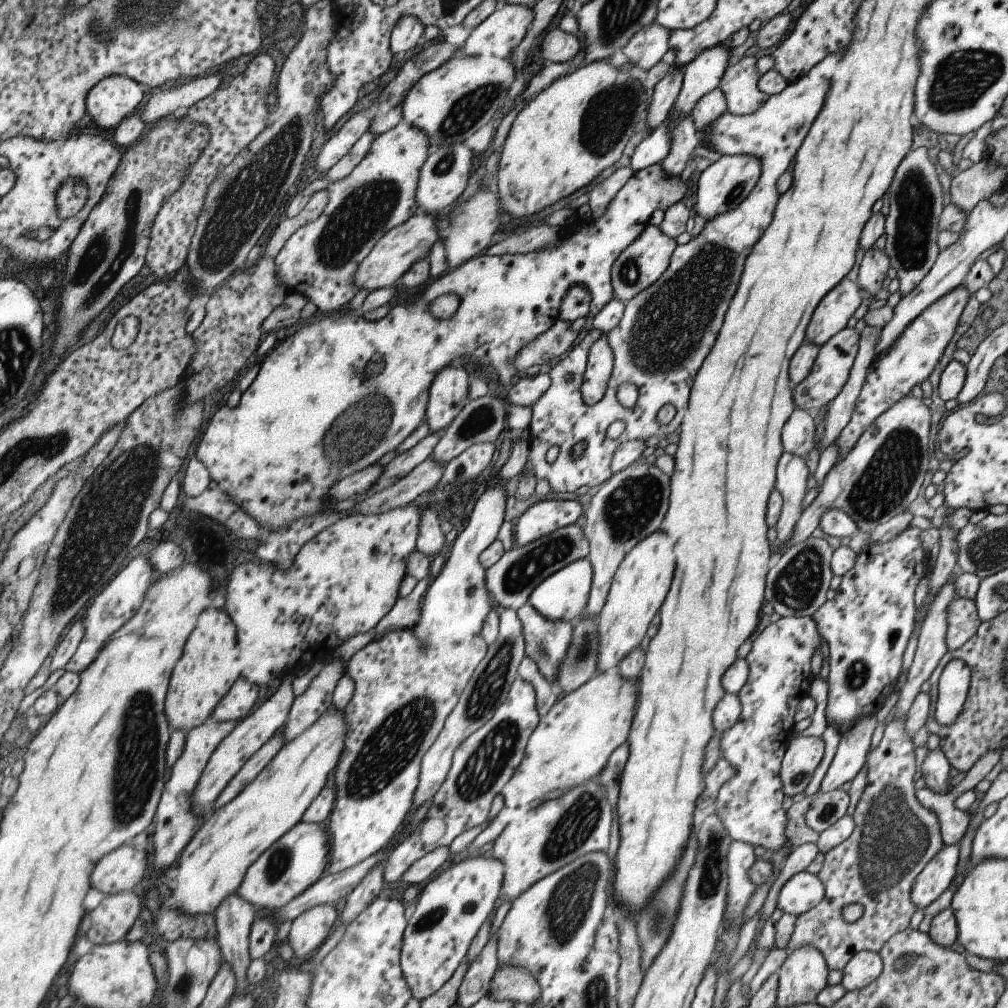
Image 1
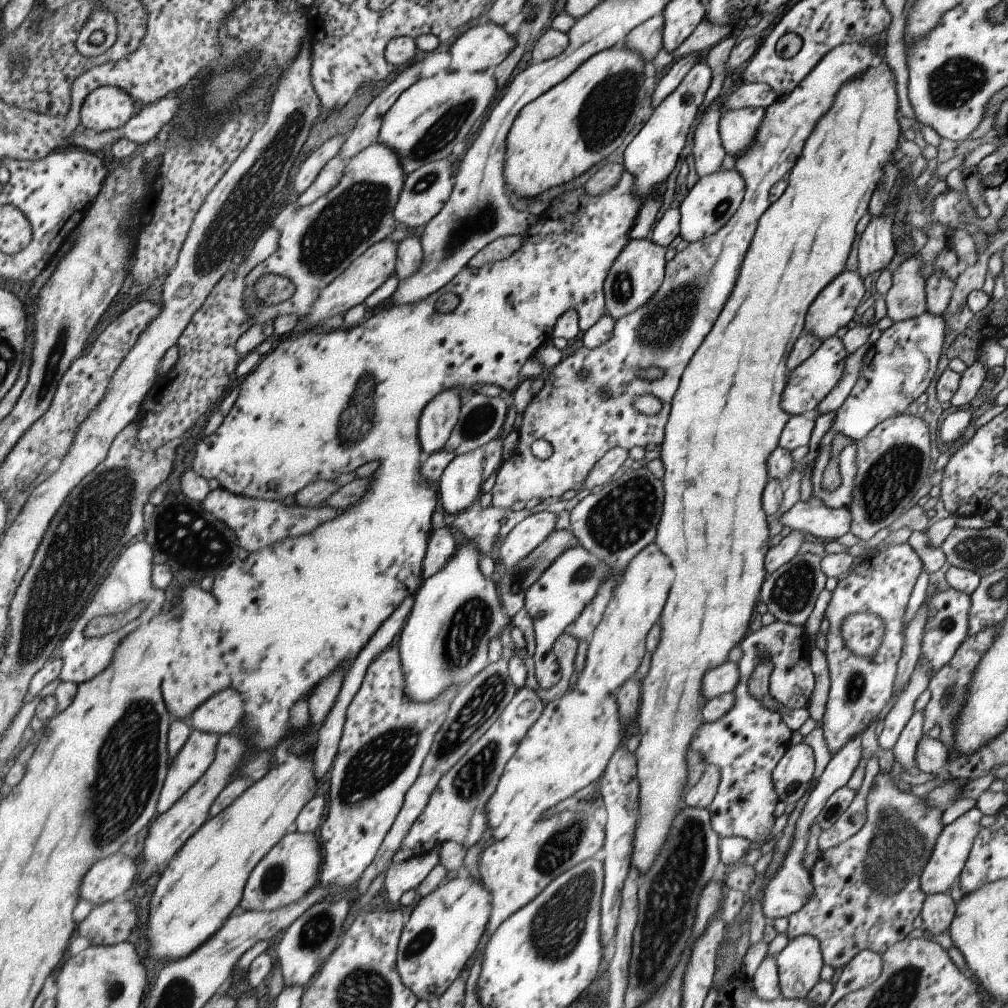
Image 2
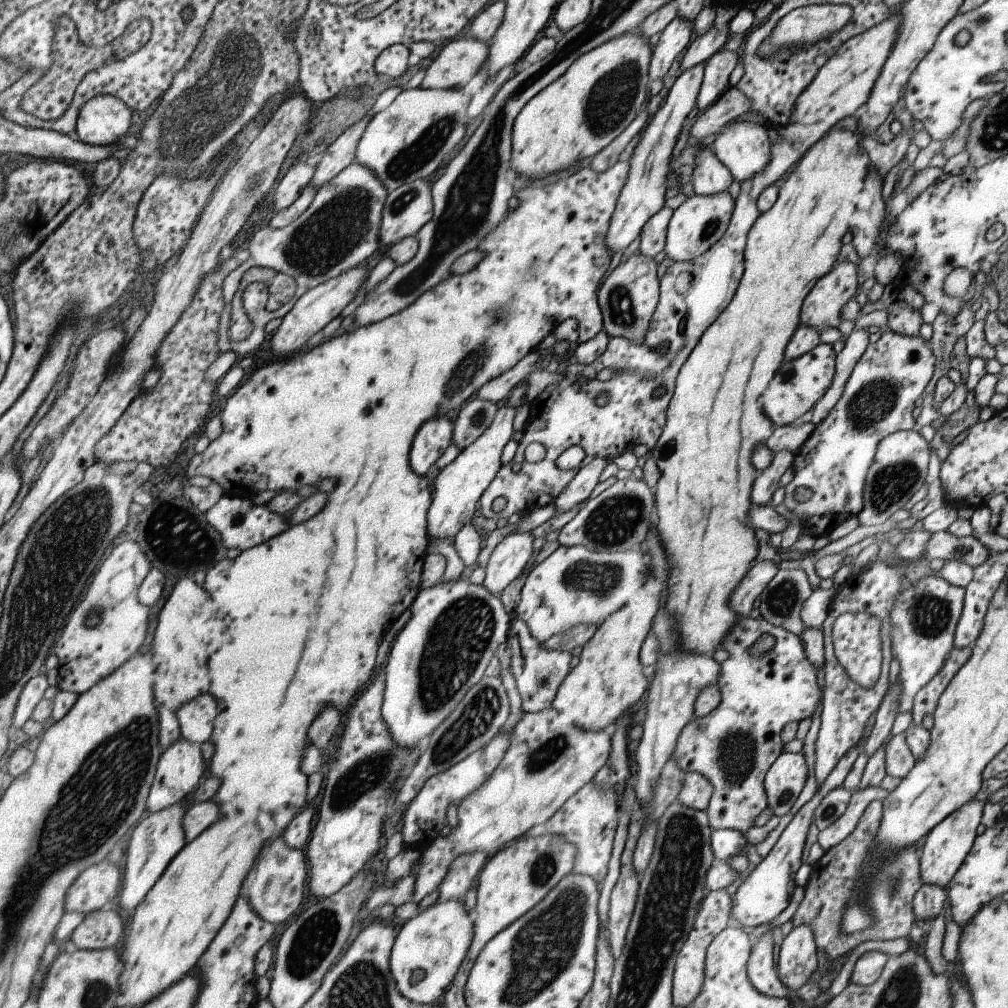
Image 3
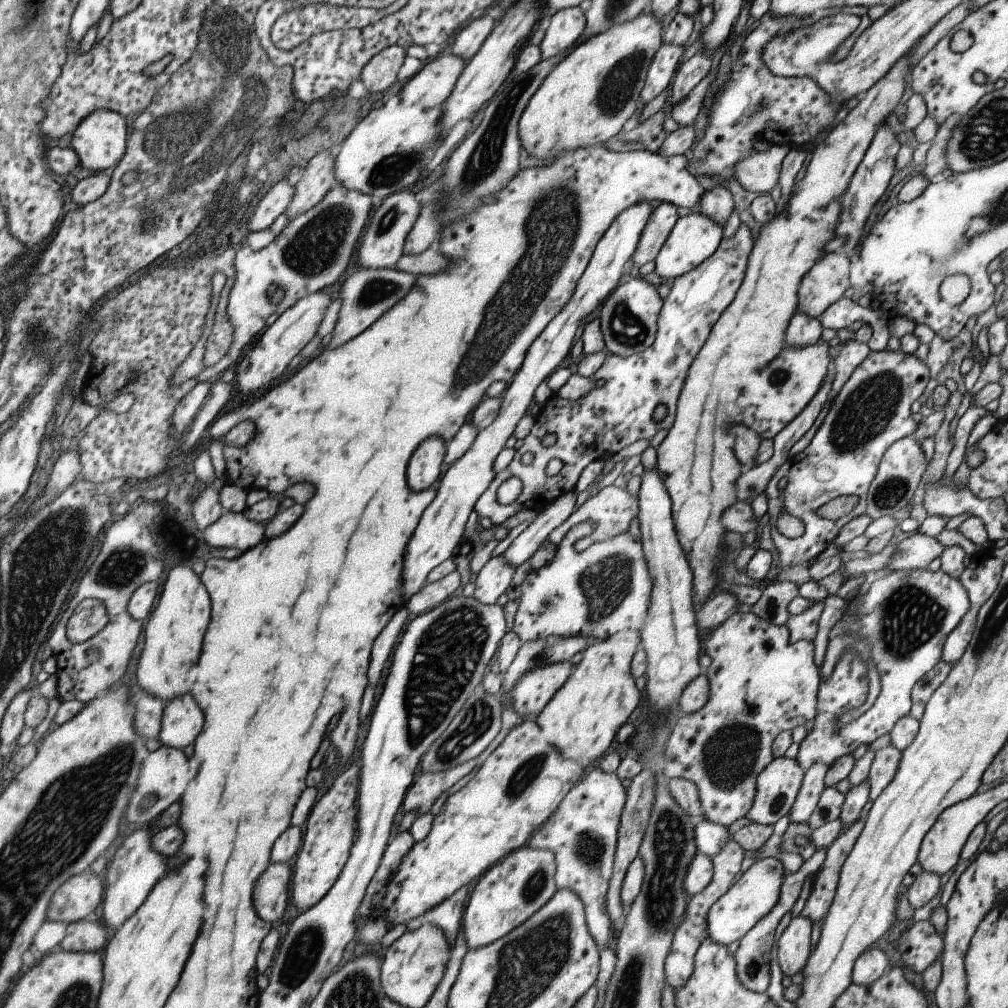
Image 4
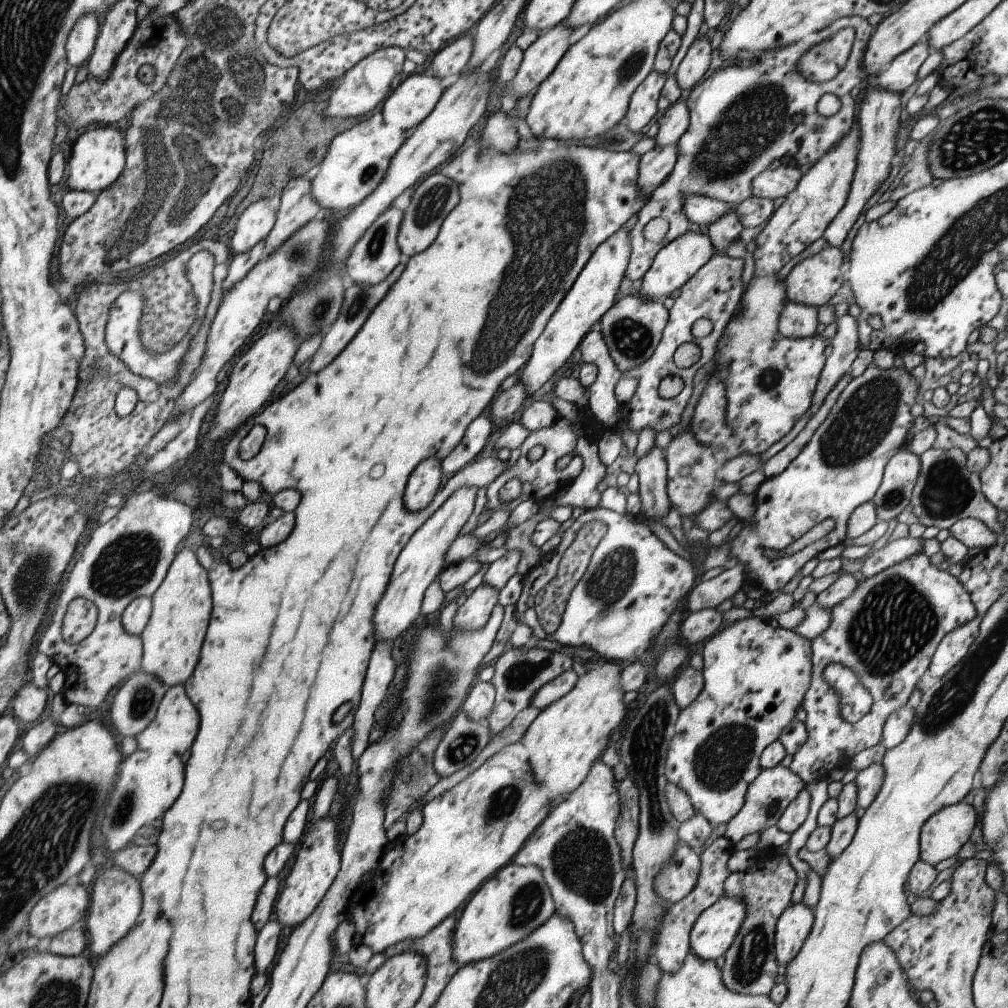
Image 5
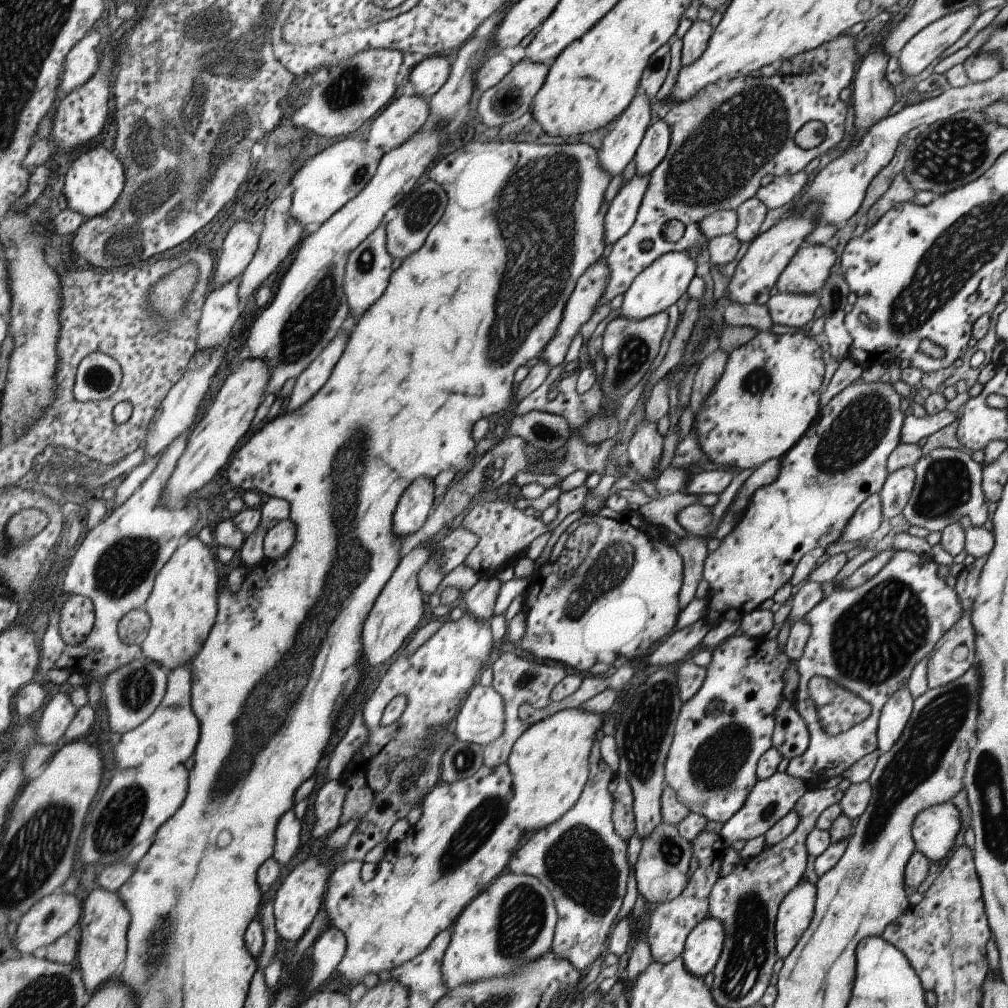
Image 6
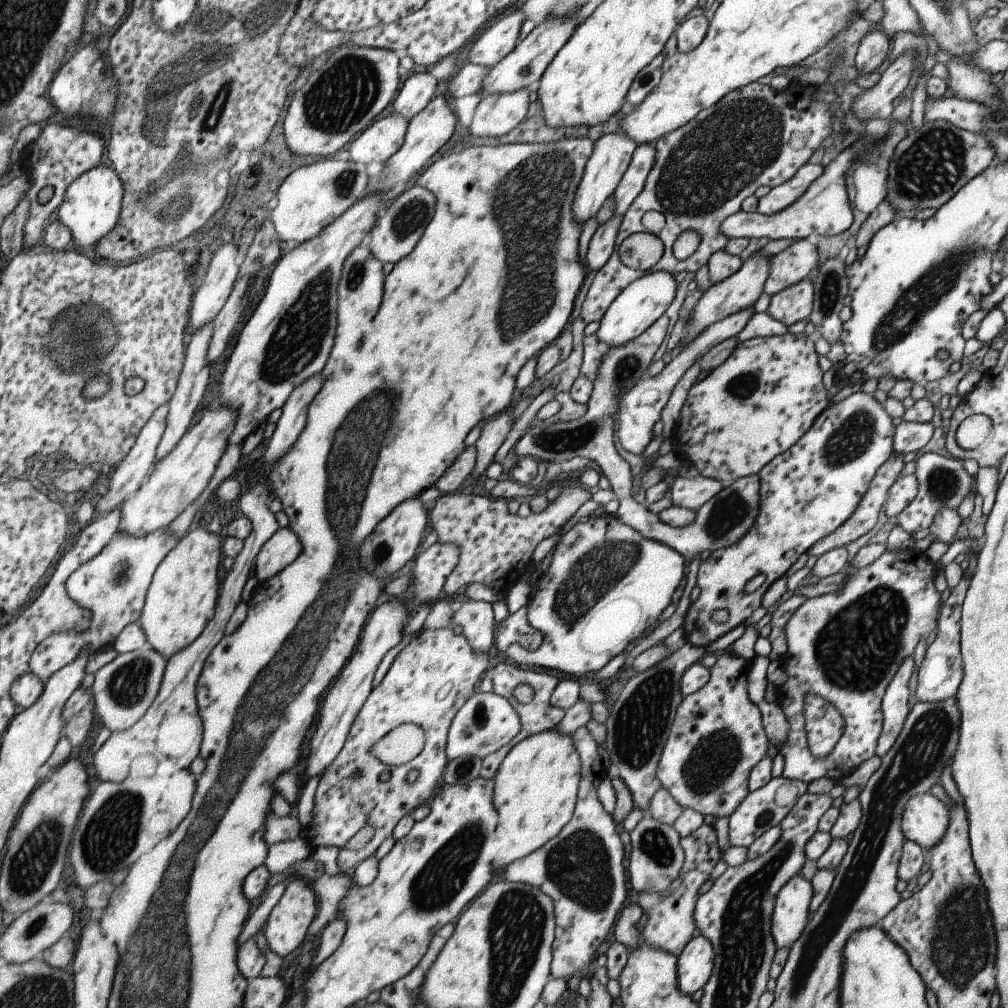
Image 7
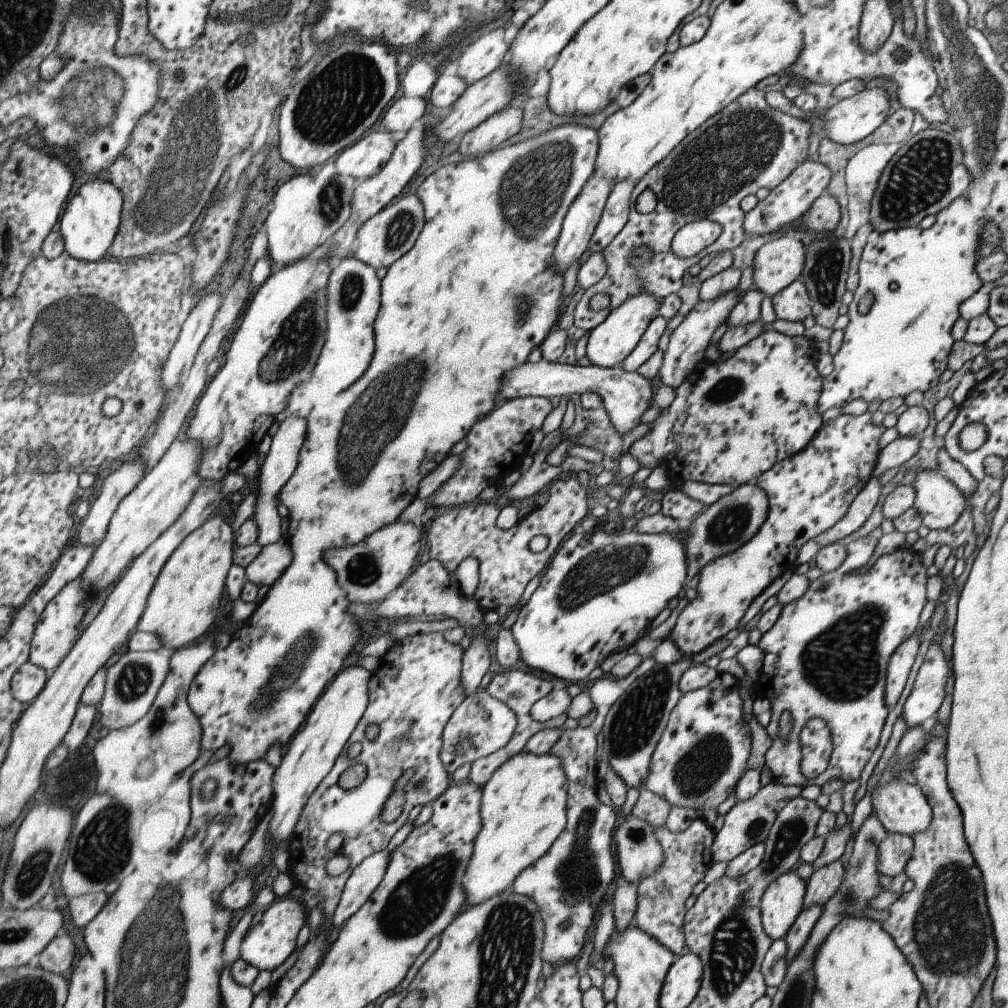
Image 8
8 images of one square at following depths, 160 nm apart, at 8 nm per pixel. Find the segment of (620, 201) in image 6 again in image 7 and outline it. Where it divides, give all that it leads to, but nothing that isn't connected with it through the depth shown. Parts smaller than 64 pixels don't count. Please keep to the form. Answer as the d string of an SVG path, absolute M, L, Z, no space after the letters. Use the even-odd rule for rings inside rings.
M613 215L602 224L597 225L589 242L585 255L587 271L599 270L616 248L615 237L622 221L621 215Z

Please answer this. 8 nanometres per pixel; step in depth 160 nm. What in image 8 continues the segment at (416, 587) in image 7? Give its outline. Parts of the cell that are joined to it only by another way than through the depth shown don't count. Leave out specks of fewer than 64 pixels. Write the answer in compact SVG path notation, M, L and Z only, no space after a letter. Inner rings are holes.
M428 559L425 563L415 566L415 570L405 578L401 586L377 604L369 618L381 616L381 618L397 620L397 618L409 618L409 616L413 618L413 616L435 616L435 614L454 618L458 626L475 628L482 620L483 612L475 599L467 598L460 594L459 590L449 586L448 571L438 560Z

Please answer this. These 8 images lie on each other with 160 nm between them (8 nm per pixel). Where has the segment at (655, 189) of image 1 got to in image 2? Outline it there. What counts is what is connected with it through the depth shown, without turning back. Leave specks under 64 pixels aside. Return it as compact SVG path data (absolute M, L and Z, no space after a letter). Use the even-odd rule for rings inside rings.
M623 171L620 181L605 194L592 197L586 194L583 188L572 190L570 192L560 194L557 198L561 198L561 204L541 214L535 224L531 224L528 230L523 234L524 239L519 250L516 250L511 256L503 260L481 265L476 269L473 268L470 272L463 272L455 275L445 286L431 293L427 298L418 300L411 304L398 304L389 306L389 308L381 308L381 310L373 311L368 314L367 318L346 329L335 329L330 332L320 329L313 329L303 332L295 338L282 340L270 353L267 353L260 364L255 367L255 370L249 374L244 380L240 381L239 396L228 412L223 424L213 433L202 438L196 446L196 454L192 462L192 468L198 473L201 473L207 480L218 480L221 486L230 490L233 494L249 497L252 499L262 498L277 498L277 490L281 490L281 486L285 488L287 482L291 482L291 496L301 490L304 486L314 483L319 480L331 480L339 474L357 470L361 464L371 462L371 460L379 460L381 466L377 470L377 484L373 488L369 488L369 492L355 504L351 506L347 512L343 512L341 516L337 516L335 520L327 522L327 524L319 525L314 528L308 535L301 535L297 538L285 539L273 547L257 551L249 556L249 560L237 560L233 566L229 566L227 570L223 570L221 574L217 574L215 580L215 590L213 594L219 600L219 608L221 612L225 612L225 628L227 634L223 636L223 650L229 662L229 670L233 676L233 688L237 688L239 692L245 692L245 700L247 700L247 722L251 724L251 728L255 730L253 736L253 744L269 755L276 758L277 764L287 763L291 755L295 755L297 750L285 749L284 744L290 738L289 712L293 702L297 702L303 694L309 694L311 688L319 682L326 674L335 670L339 664L353 662L357 652L359 652L365 643L373 636L373 633L381 626L383 622L397 608L397 605L409 595L414 595L419 589L422 582L421 565L426 549L428 533L432 530L429 524L431 514L437 511L437 496L435 491L425 484L418 471L419 466L419 450L418 443L418 420L423 407L435 396L438 392L445 389L455 387L469 388L474 384L498 386L501 390L513 390L519 383L519 371L523 363L532 356L532 352L545 343L551 337L551 331L557 318L565 312L565 310L573 309L578 314L578 327L584 332L597 322L597 319L606 312L604 305L604 294L602 291L607 271L615 257L621 252L621 249L631 239L629 236L632 224L637 216L638 208L642 205L637 197L632 195L632 187L634 186L634 176L627 171ZM452 292L457 296L458 303L453 310L446 313L440 313L435 310L435 300L445 294Z

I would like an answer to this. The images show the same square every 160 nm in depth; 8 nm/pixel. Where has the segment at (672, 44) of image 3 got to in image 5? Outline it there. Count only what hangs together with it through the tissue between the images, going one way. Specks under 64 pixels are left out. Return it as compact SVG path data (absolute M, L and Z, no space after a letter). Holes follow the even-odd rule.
M652 70L631 94L623 120L629 130L641 131L657 112L657 101L664 87L666 74Z

